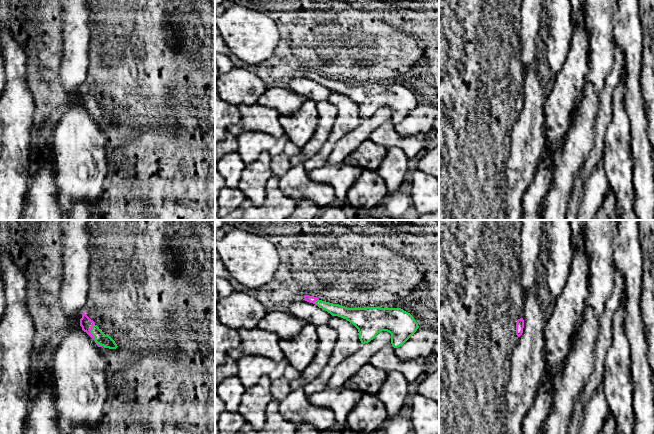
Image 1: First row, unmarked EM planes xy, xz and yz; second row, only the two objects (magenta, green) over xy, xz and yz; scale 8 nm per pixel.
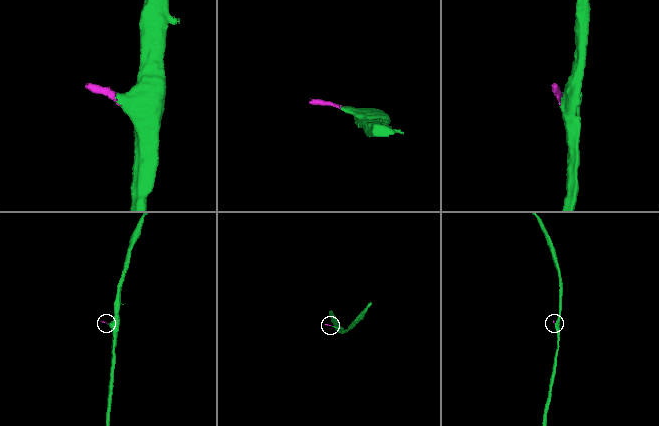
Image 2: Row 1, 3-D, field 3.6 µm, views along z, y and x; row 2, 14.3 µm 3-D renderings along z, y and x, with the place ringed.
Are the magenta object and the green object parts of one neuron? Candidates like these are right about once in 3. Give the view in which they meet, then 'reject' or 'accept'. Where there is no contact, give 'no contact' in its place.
xy | accept

